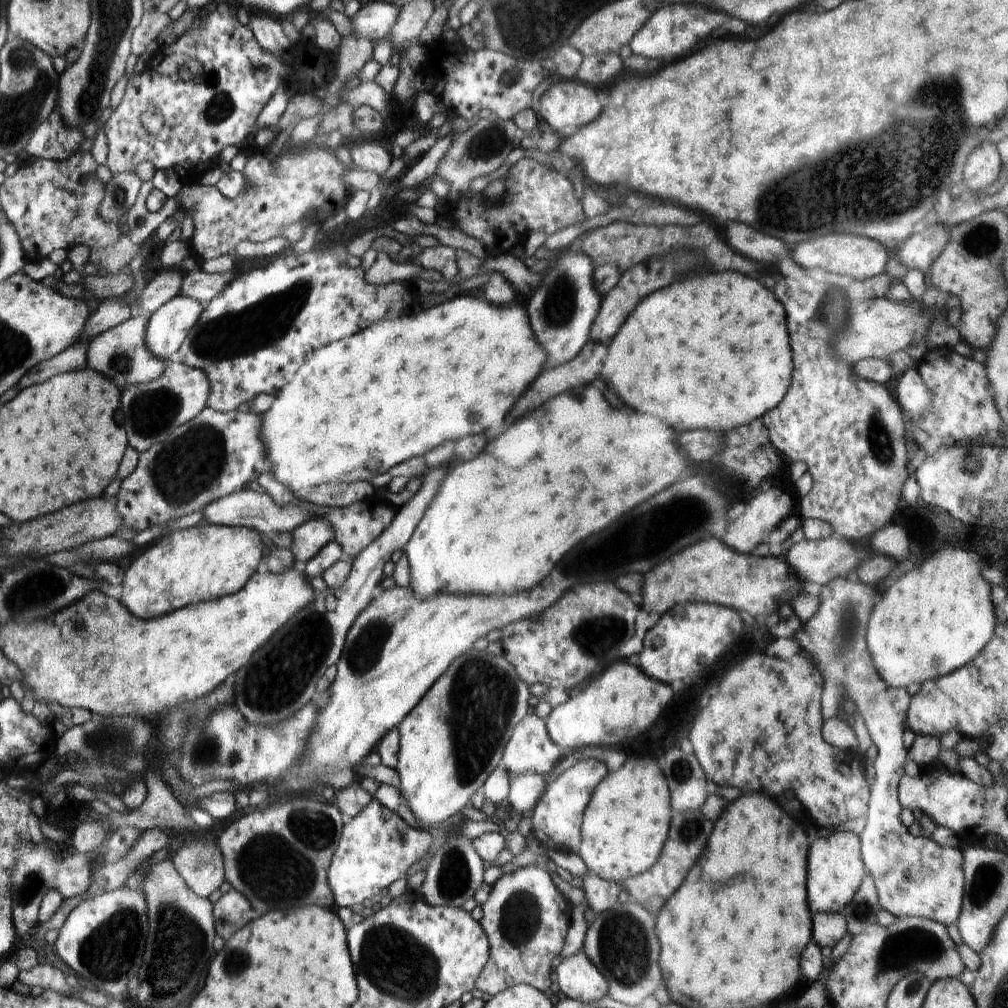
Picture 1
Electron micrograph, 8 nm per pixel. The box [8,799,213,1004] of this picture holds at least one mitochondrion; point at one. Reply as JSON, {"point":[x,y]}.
{"point":[108,953]}

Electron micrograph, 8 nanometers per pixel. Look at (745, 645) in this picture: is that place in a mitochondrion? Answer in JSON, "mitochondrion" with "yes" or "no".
{"mitochondrion":"no"}

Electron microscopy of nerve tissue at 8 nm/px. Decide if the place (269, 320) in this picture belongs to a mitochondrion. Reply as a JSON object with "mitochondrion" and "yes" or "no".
{"mitochondrion":"yes"}

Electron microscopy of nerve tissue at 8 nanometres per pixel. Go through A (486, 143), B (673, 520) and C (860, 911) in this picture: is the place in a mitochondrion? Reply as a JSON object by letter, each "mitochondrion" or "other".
{"A":"mitochondrion","B":"mitochondrion","C":"mitochondrion"}

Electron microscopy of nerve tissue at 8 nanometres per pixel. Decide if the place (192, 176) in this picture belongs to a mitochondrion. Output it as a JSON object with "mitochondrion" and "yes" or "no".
{"mitochondrion":"no"}

